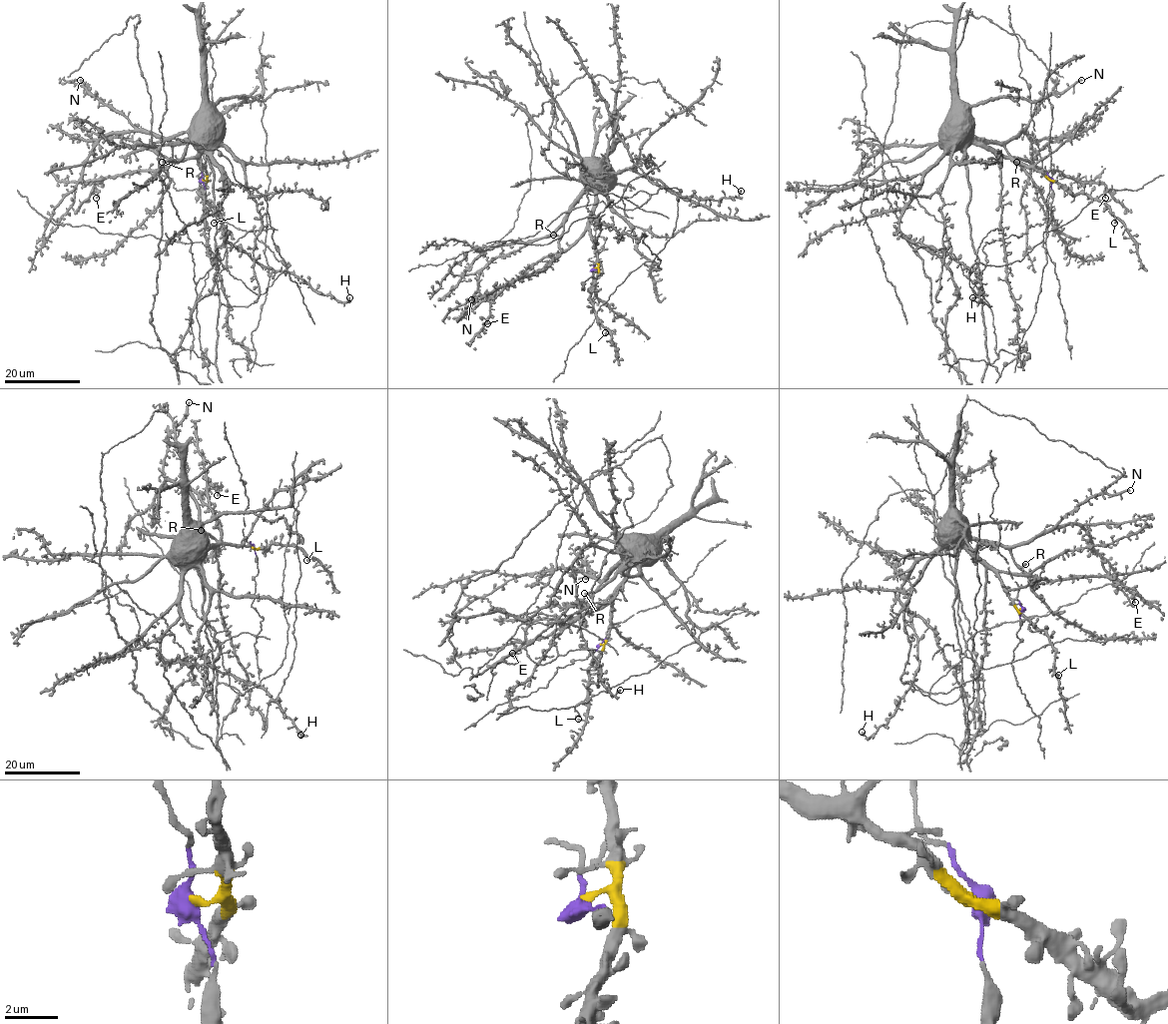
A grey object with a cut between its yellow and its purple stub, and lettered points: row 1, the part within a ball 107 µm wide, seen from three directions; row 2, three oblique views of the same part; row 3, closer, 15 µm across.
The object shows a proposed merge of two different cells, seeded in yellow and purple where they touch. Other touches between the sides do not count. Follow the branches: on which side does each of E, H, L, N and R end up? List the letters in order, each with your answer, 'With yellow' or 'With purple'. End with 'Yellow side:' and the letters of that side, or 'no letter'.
E: With yellow
H: With yellow
L: With yellow
N: With yellow
R: With yellow
Yellow side: E, H, L, N, R

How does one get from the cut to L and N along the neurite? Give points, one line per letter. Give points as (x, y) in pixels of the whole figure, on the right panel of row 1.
L: (1050, 181), (1065, 185), (1073, 194), (1084, 194), (1100, 200), (1115, 218), (1114, 223)
N: (1050, 181), (1040, 172), (994, 155), (971, 139), (1006, 142), (1021, 131), (1045, 99), (1082, 80)

